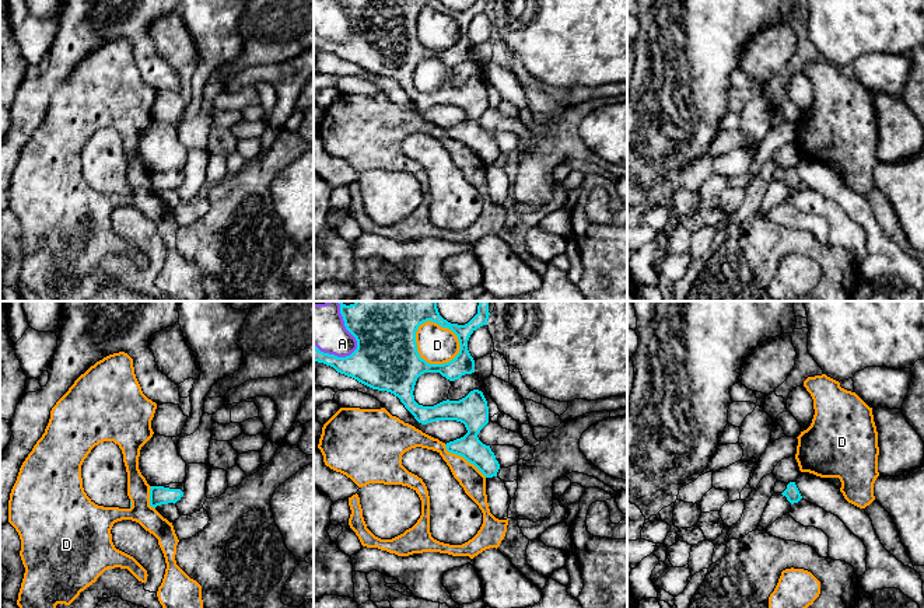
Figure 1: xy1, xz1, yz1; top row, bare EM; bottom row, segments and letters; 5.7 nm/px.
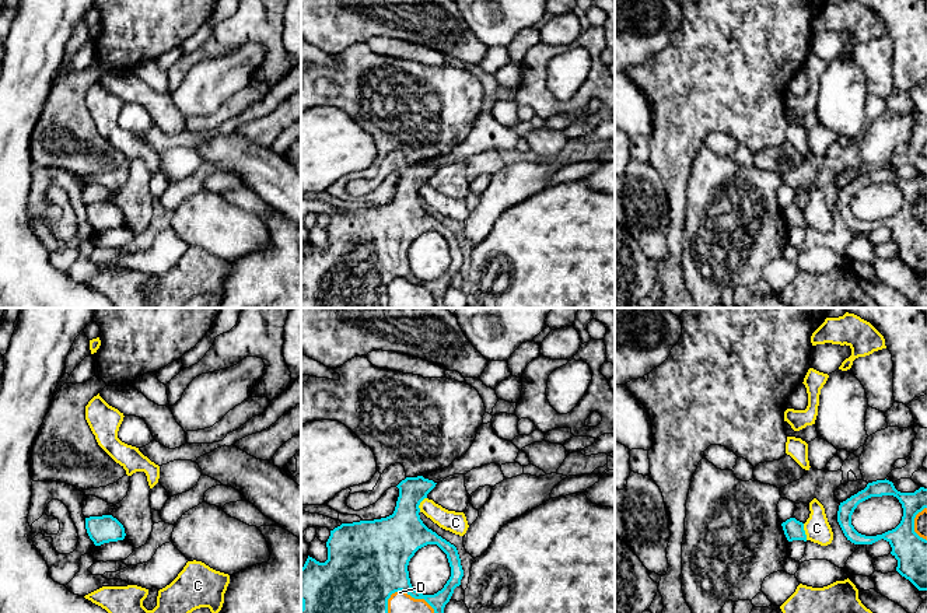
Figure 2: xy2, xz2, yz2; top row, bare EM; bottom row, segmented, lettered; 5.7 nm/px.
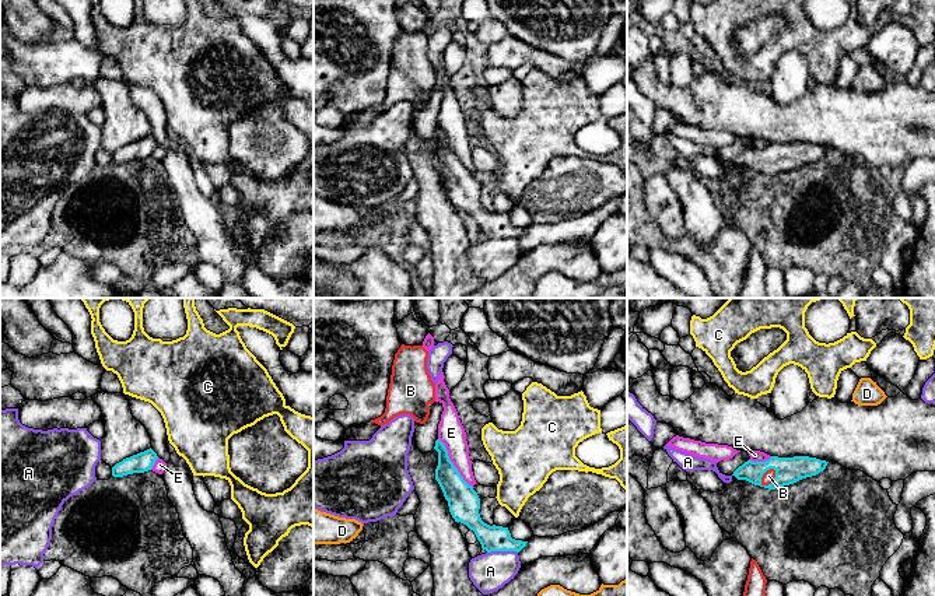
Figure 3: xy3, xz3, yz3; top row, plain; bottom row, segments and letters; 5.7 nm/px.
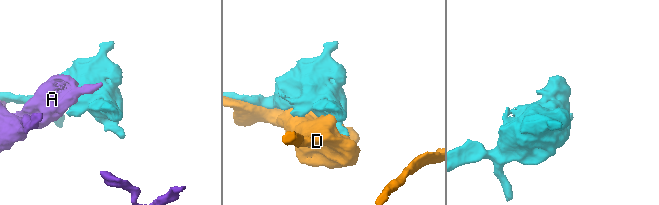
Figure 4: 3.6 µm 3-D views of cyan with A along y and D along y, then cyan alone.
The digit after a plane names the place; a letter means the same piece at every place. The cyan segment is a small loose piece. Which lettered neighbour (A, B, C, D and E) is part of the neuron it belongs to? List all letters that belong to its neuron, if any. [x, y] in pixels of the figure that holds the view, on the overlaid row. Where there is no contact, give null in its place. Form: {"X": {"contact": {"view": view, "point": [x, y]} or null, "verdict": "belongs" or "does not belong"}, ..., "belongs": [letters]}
{"A": {"contact": {"view": "xz1", "point": [347, 329]}, "verdict": "does not belong"}, "B": {"contact": {"view": "yz3", "point": [762, 476]}, "verdict": "belongs"}, "C": {"contact": {"view": "yz2", "point": [804, 532]}, "verdict": "does not belong"}, "D": {"contact": {"view": "xz1", "point": [441, 325]}, "verdict": "does not belong"}, "E": {"contact": {"view": "xz3", "point": [452, 463]}, "verdict": "does not belong"}, "belongs": ["B"]}

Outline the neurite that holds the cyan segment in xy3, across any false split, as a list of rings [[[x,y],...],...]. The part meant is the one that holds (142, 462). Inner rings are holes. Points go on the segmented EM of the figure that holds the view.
[[[150,448],[144,452],[123,459],[112,467],[113,477],[123,477],[133,473],[144,473],[153,469],[157,453]]]

